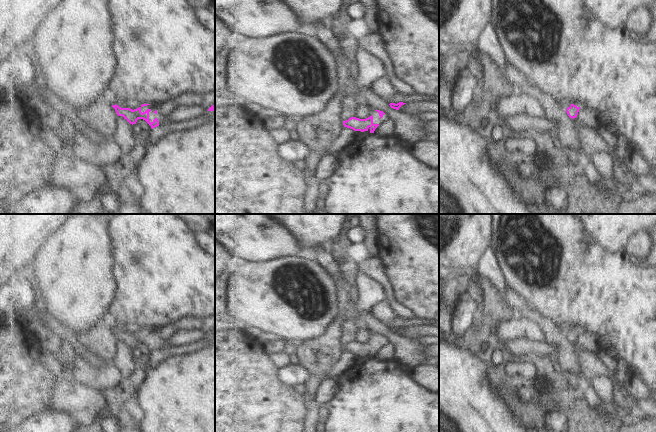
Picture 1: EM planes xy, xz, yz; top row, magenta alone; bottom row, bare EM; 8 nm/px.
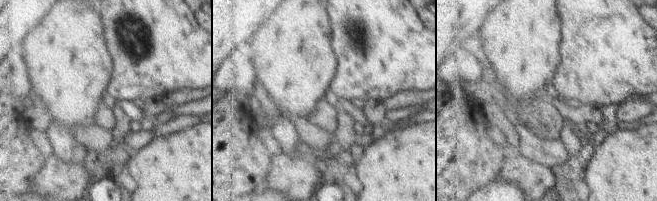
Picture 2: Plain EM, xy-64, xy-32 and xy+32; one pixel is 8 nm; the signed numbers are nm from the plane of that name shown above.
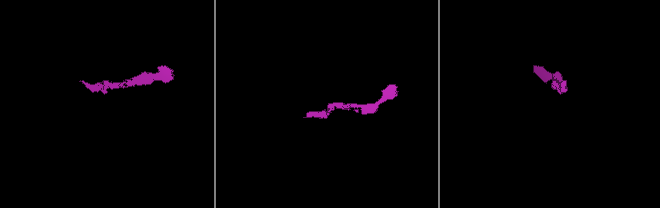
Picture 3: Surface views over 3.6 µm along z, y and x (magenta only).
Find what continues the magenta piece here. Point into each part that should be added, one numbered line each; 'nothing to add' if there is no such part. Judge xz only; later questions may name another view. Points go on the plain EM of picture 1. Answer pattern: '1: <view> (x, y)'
nothing to add

